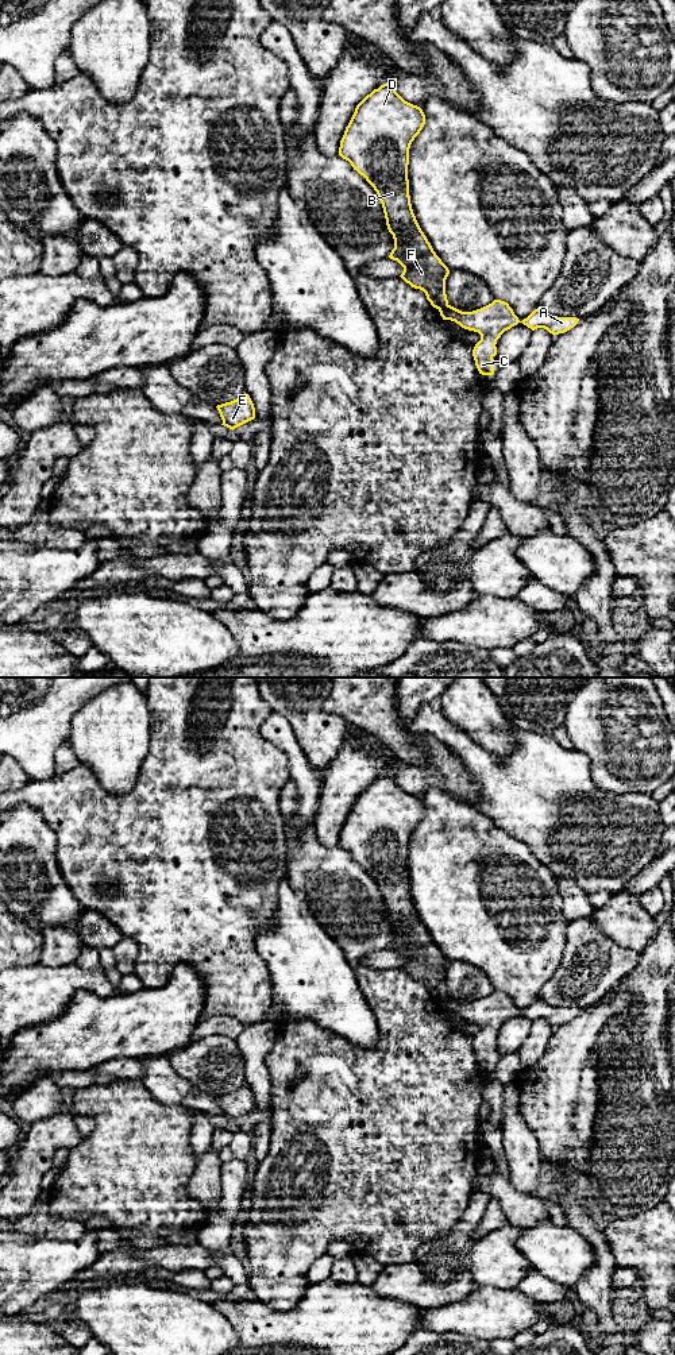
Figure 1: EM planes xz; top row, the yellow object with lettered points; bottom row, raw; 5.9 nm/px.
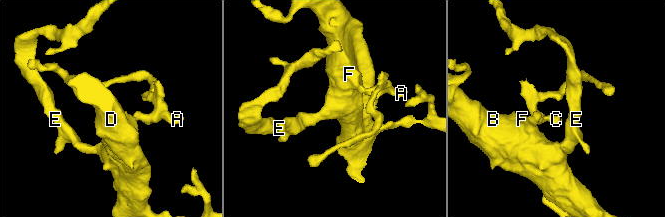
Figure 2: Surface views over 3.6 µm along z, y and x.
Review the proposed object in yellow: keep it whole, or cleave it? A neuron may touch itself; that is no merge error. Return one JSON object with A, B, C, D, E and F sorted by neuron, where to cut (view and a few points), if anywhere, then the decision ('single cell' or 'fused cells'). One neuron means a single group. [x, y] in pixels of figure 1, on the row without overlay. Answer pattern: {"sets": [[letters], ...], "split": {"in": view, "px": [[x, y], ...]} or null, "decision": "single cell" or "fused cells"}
{"sets": [["A", "C"], ["B", "D", "E", "F"]], "split": {"in": "xz", "px": [[447, 993], [439, 1002]]}, "decision": "fused cells"}

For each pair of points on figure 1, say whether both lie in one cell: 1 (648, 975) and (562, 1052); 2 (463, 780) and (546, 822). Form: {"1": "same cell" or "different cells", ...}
{"1": "different cells", "2": "different cells"}

